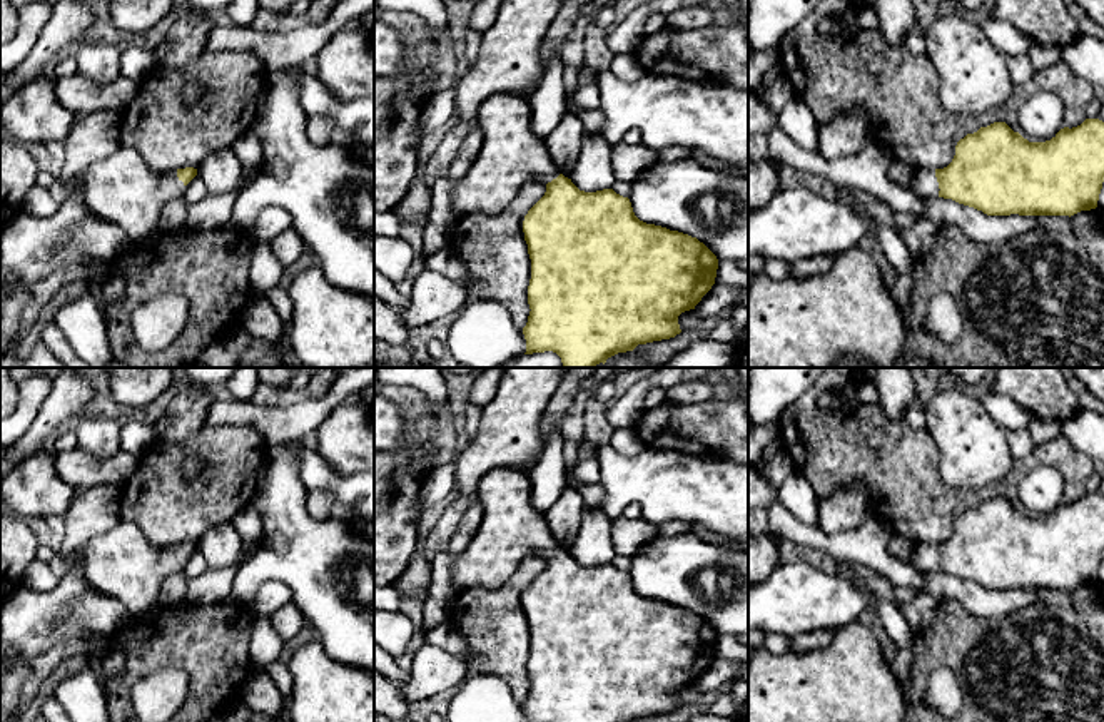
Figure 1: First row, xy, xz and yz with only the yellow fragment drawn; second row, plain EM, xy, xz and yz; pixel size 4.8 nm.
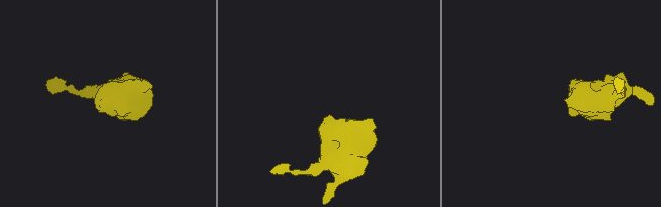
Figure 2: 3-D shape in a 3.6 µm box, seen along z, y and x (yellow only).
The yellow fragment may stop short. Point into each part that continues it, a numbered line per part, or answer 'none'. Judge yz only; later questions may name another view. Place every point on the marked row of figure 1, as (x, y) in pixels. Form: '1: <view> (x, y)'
1: yz (926, 186)

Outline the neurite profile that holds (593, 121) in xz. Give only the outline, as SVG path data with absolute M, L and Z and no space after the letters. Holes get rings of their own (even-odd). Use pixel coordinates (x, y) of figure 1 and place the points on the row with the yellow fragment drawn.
M571 95L566 97L566 105L568 105L568 112L578 115L585 122L585 129L588 132L601 132L603 130L605 115L601 114L601 110L583 112L575 105Z

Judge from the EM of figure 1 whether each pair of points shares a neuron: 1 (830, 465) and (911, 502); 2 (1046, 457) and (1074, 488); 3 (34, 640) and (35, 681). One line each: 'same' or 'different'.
1: same
2: same
3: different

